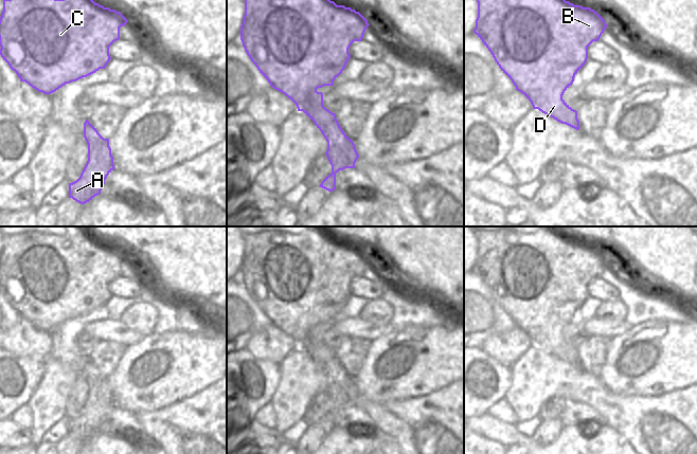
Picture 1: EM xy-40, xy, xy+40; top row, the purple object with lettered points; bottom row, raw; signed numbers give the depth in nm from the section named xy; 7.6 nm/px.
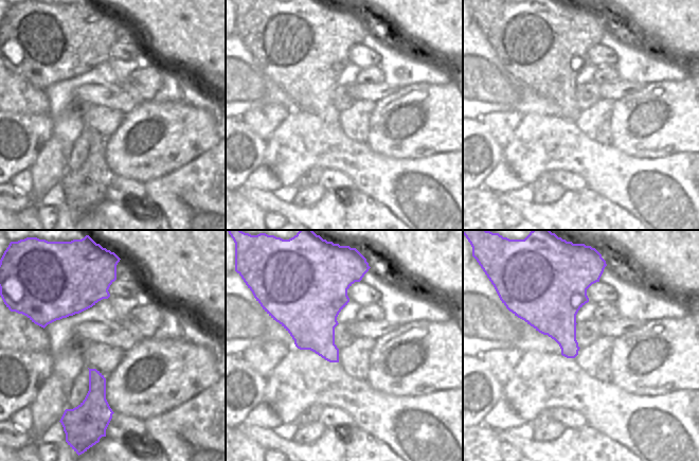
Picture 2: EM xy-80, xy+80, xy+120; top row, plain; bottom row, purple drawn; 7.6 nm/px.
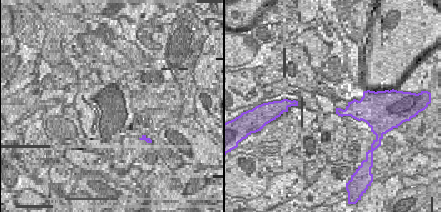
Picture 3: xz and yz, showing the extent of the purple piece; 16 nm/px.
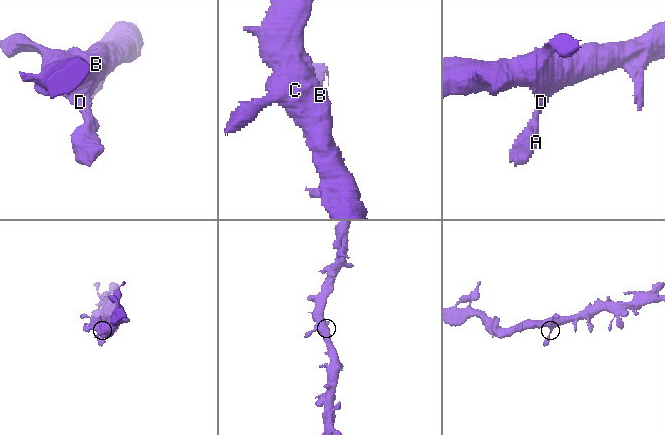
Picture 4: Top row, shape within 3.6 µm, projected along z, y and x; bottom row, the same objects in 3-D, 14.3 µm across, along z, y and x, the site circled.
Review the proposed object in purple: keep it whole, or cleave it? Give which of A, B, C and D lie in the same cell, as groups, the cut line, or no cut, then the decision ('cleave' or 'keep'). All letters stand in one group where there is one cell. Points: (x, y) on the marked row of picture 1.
A B C D | no cut | keep

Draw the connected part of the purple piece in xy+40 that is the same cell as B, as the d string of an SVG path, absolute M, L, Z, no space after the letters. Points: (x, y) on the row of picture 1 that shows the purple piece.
M477 0L478 17L473 33L482 40L501 71L512 80L516 90L532 104L533 109L579 130L577 111L564 99L565 91L573 84L575 74L588 59L588 47L598 41L607 24L590 7L574 5L566 0Z

